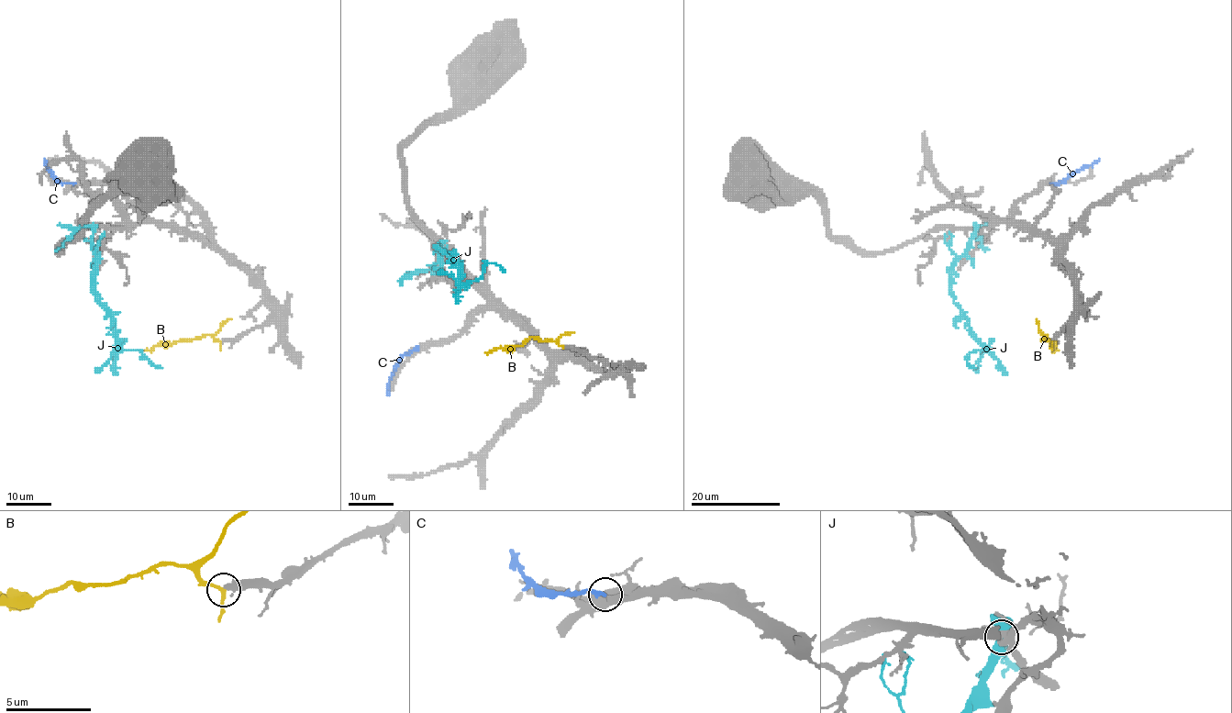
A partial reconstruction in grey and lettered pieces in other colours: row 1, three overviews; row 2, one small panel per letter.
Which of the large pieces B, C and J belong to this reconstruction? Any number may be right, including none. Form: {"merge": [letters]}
{"merge": []}

